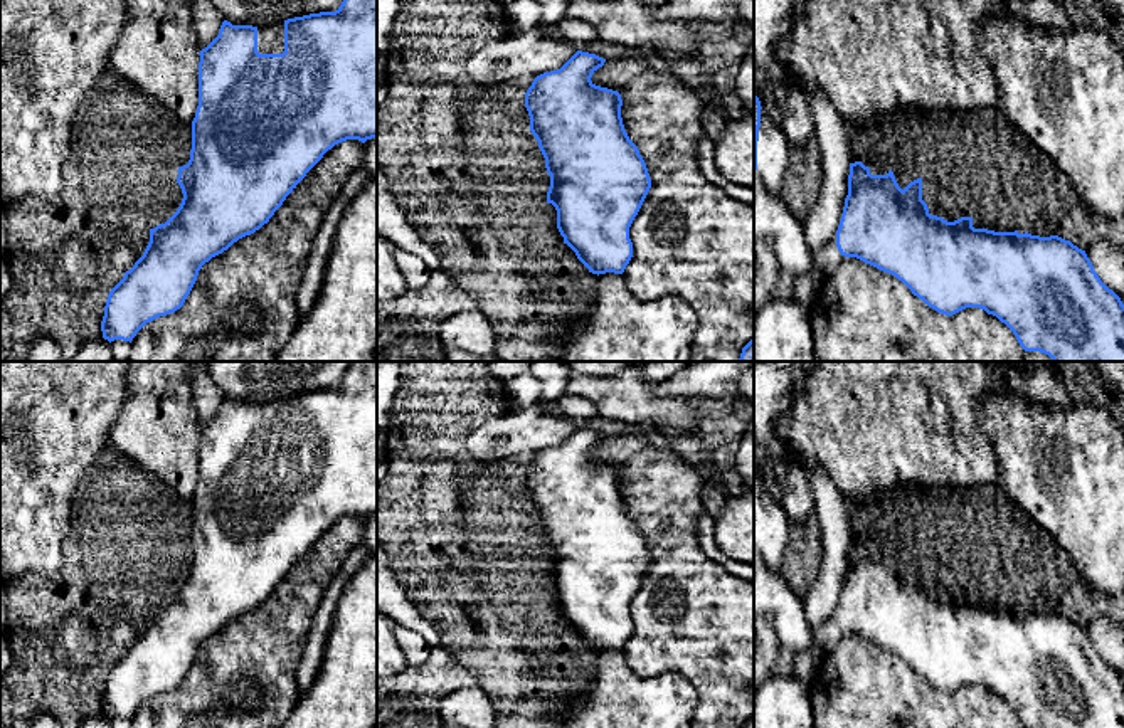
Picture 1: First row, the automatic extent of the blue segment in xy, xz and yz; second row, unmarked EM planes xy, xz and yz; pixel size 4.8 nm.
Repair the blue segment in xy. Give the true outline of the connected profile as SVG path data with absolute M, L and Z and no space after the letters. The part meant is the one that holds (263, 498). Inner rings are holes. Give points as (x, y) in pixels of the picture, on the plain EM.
M352 361L335 388L261 404L224 397L219 412L199 432L190 536L178 543L177 553L183 575L165 600L150 605L143 632L109 667L101 698L103 715L109 720L131 720L146 699L180 686L202 642L268 600L328 526L347 516L377 514L377 361Z

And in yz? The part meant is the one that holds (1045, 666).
M862 538L850 540L848 572L836 612L824 625L813 630L821 657L830 654L846 634L856 634L895 652L914 673L946 693L966 684L984 686L1013 708L1025 728L1124 728L1124 681L1100 657L1085 627L1058 612L994 609L974 605L973 593L947 599L930 592L922 577L922 555L902 567L892 546L887 551L872 551Z

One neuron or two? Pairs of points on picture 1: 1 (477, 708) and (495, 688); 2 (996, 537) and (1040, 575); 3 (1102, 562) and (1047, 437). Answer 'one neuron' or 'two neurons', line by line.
1: two neurons
2: one neuron
3: one neuron

